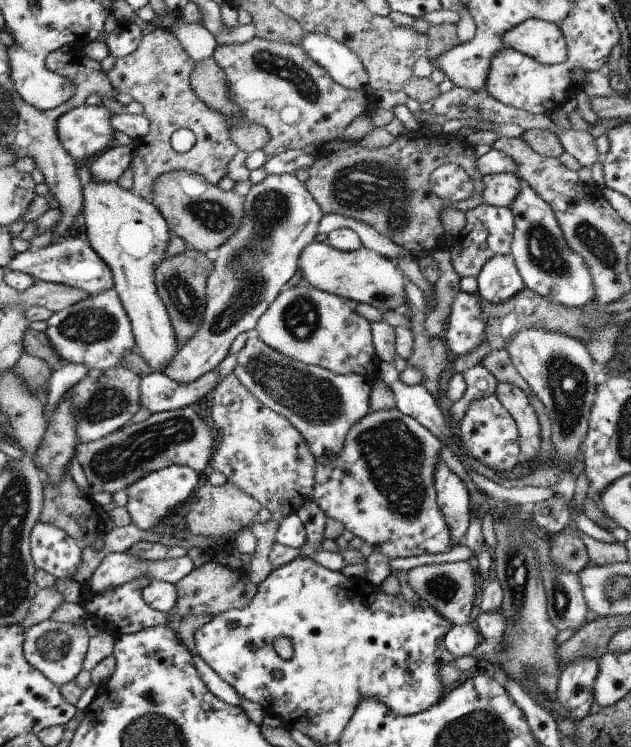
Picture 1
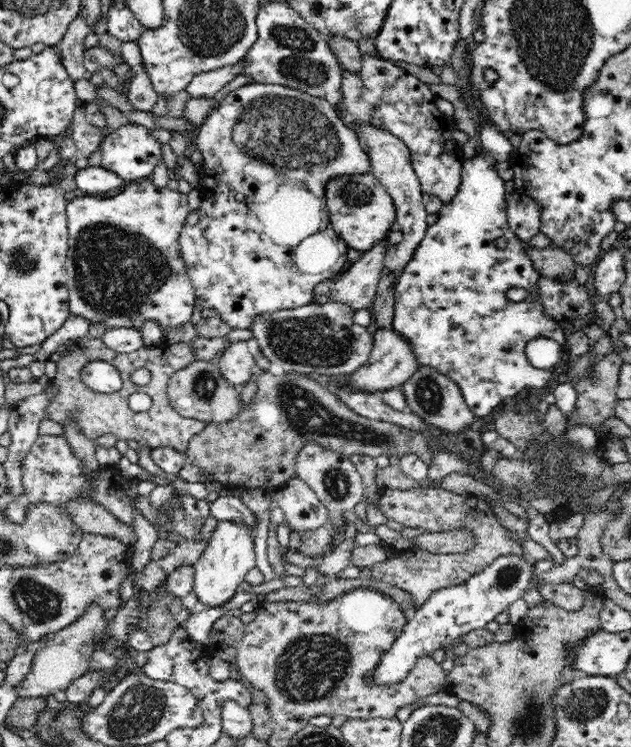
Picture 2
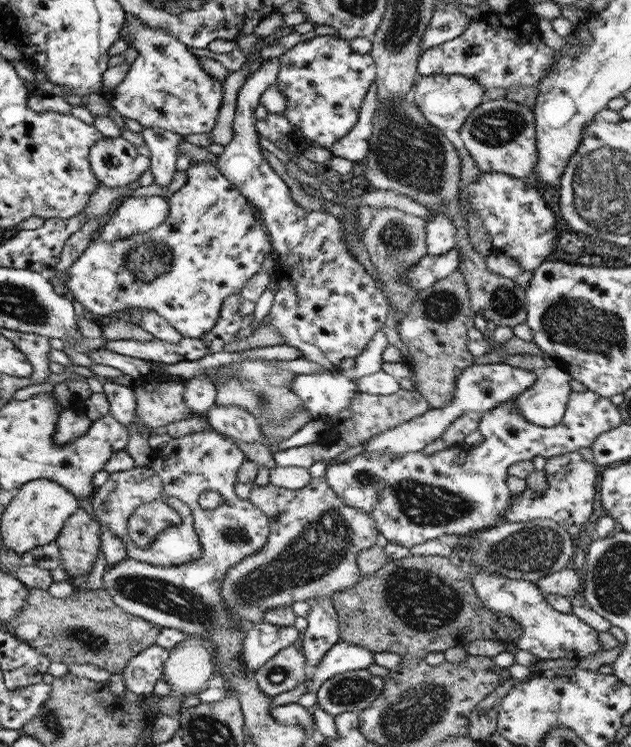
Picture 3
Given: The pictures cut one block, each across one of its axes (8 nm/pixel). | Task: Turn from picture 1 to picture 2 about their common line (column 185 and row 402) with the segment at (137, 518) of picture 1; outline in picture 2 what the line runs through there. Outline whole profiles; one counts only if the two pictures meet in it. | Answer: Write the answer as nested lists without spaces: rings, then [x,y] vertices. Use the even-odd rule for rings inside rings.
[[[478,148],[476,154],[469,159],[463,159],[462,162],[462,174],[461,174],[461,185],[459,186],[458,192],[453,200],[446,203],[445,206],[440,210],[438,214],[438,221],[431,226],[428,226],[425,230],[424,238],[421,244],[417,248],[417,253],[414,254],[414,258],[405,266],[405,269],[398,274],[398,280],[395,282],[394,287],[394,316],[392,328],[396,333],[399,334],[403,340],[406,340],[411,346],[411,351],[415,355],[417,361],[417,368],[430,368],[436,370],[440,374],[451,378],[462,391],[463,397],[467,402],[467,405],[472,409],[472,412],[477,417],[488,417],[494,410],[498,410],[498,406],[502,404],[502,400],[506,398],[512,398],[512,396],[519,393],[524,388],[542,388],[548,383],[553,381],[556,376],[562,372],[561,369],[568,365],[570,360],[570,353],[568,350],[567,336],[564,332],[564,328],[554,318],[544,313],[544,308],[540,301],[522,301],[520,304],[514,304],[505,295],[509,288],[517,286],[518,288],[524,288],[531,294],[534,294],[538,290],[538,282],[541,279],[541,274],[538,272],[533,265],[533,259],[530,258],[528,251],[525,249],[525,244],[516,237],[513,230],[510,230],[507,222],[507,193],[504,189],[504,180],[500,178],[496,172],[496,159],[488,154],[484,148]],[[498,238],[506,238],[506,246],[499,248],[496,245]],[[535,338],[550,338],[555,340],[562,347],[561,360],[554,366],[554,368],[543,369],[536,368],[530,364],[527,355],[525,354],[525,347],[528,342]]]

